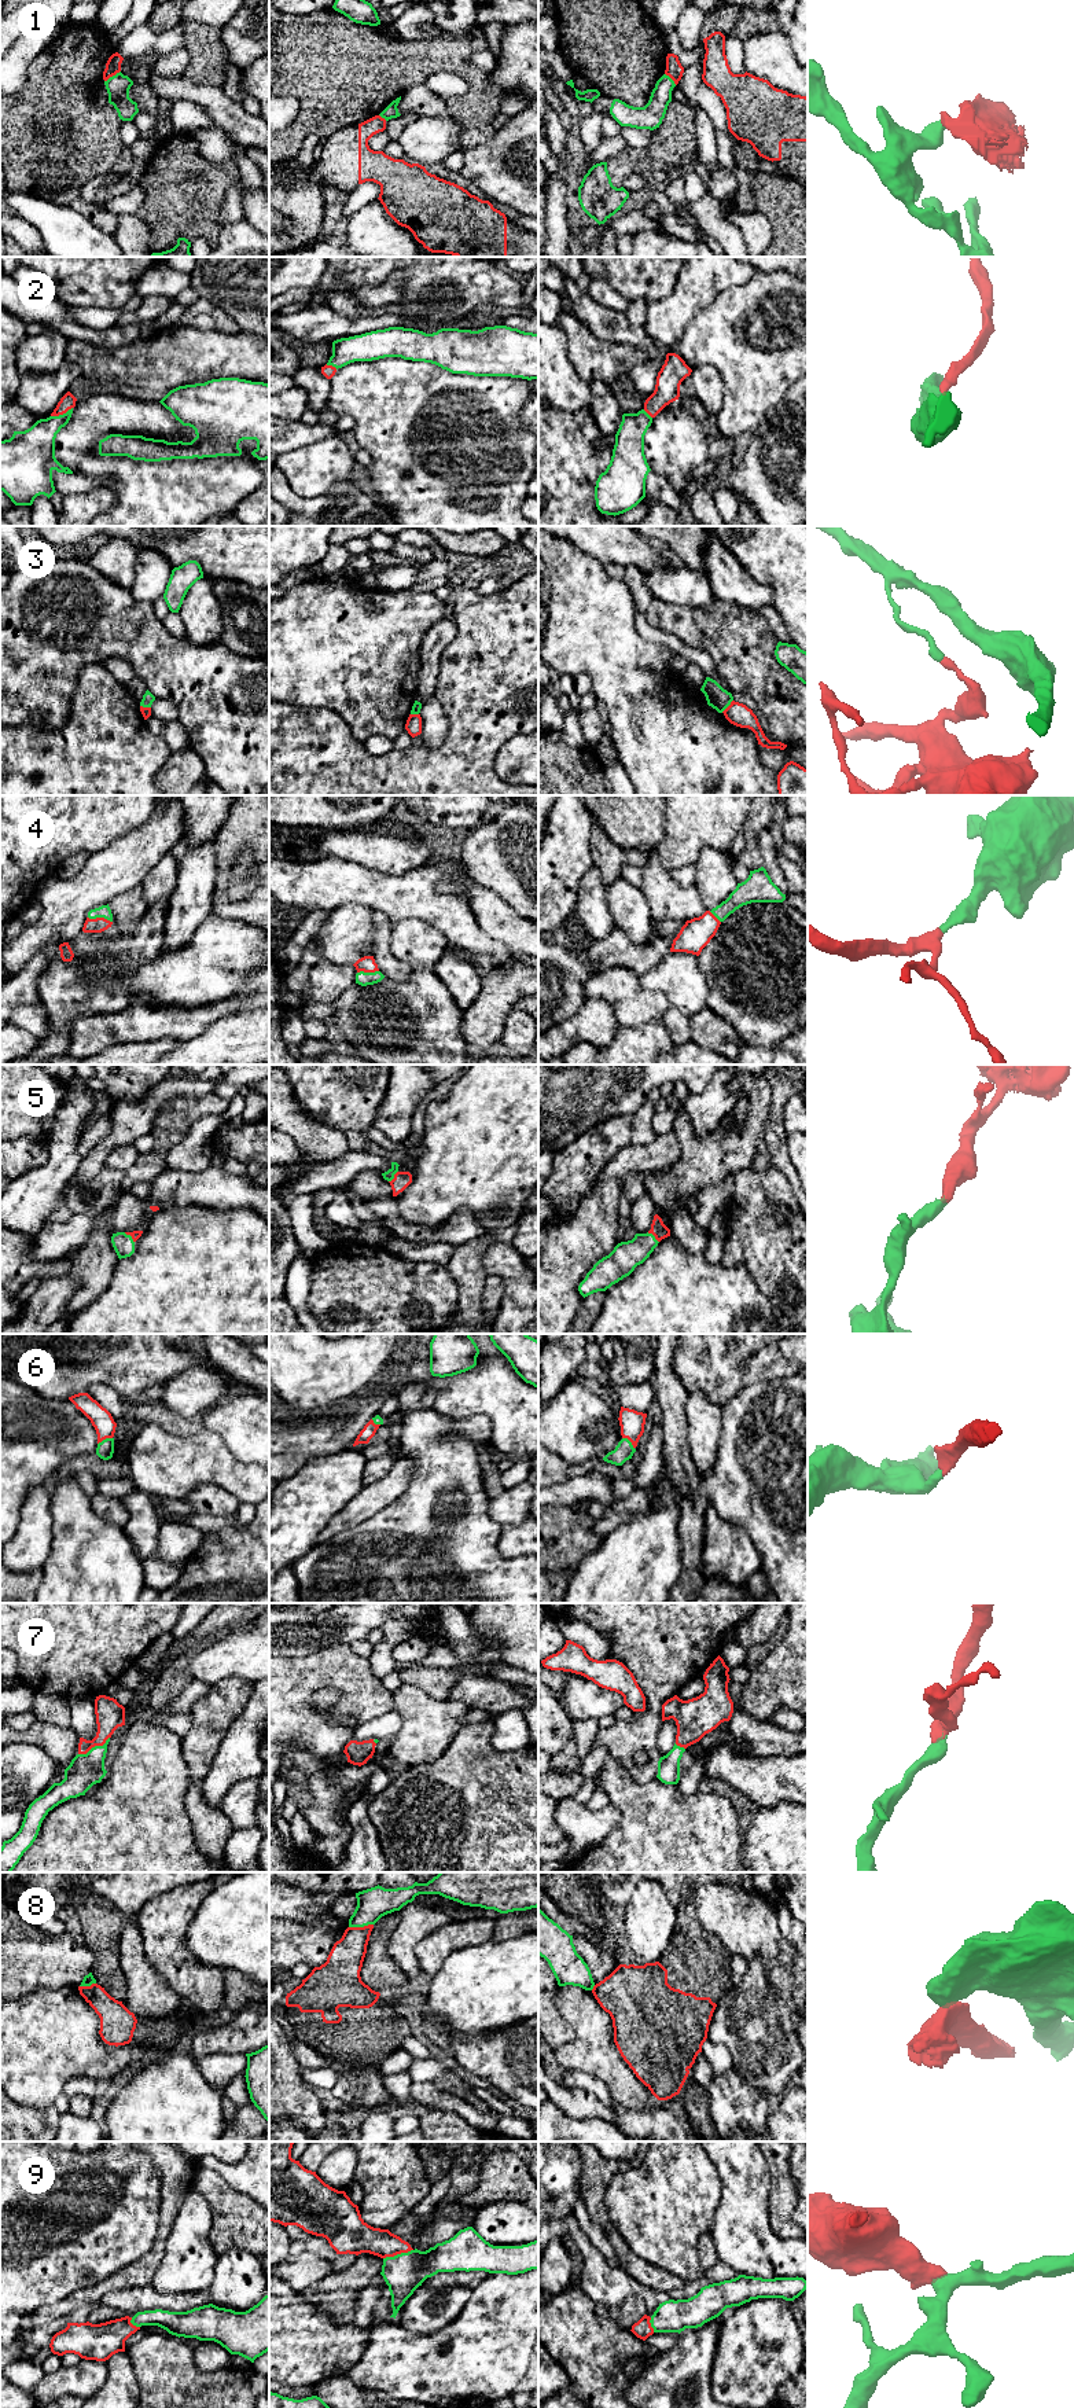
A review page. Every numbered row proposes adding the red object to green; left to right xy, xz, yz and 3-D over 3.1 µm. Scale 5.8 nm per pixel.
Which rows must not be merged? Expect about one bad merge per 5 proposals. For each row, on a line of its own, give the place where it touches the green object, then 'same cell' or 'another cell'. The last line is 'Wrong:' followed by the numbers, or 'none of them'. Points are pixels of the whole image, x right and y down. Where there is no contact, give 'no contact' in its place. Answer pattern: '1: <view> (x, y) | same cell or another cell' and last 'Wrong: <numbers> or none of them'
1: xy (113, 76) | another cell
2: xy (61, 415) | same cell
3: yz (727, 706) | another cell
4: xy (100, 916) | same cell
5: yz (654, 1236) | same cell
6: xy (106, 1438) | same cell
7: xy (95, 1746) | same cell
8: xz (360, 1926) | another cell
9: xz (397, 2254) | same cell
Wrong: 1, 3, 8

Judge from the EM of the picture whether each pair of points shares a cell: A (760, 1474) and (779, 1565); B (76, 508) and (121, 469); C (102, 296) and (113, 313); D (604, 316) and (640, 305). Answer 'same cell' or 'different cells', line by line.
A: same cell
B: different cells
C: different cells
D: different cells

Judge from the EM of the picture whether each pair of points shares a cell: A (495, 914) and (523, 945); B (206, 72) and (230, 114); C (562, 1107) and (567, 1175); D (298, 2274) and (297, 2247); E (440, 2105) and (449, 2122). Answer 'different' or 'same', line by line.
A: same
B: different
C: different
D: different
E: different

